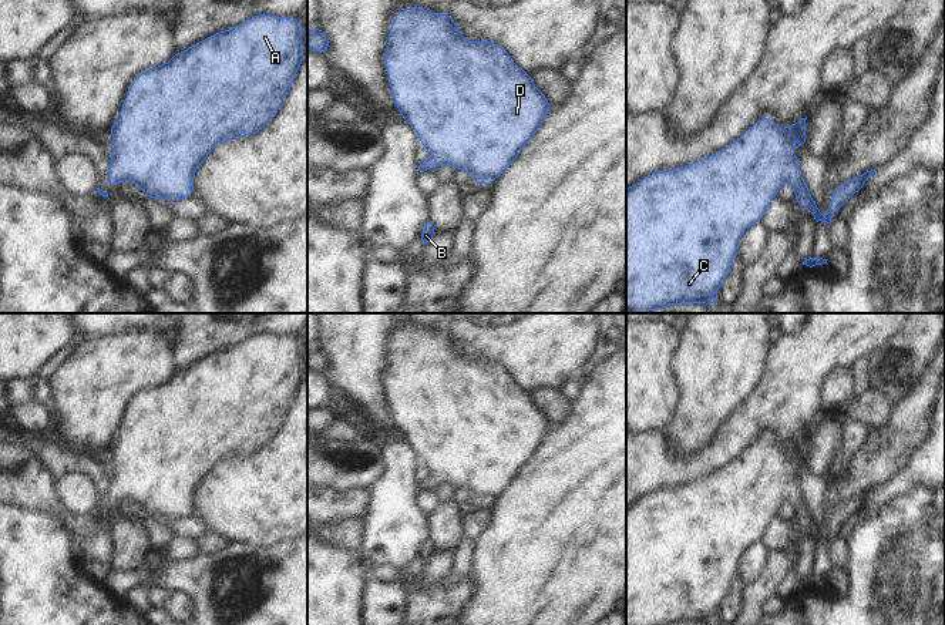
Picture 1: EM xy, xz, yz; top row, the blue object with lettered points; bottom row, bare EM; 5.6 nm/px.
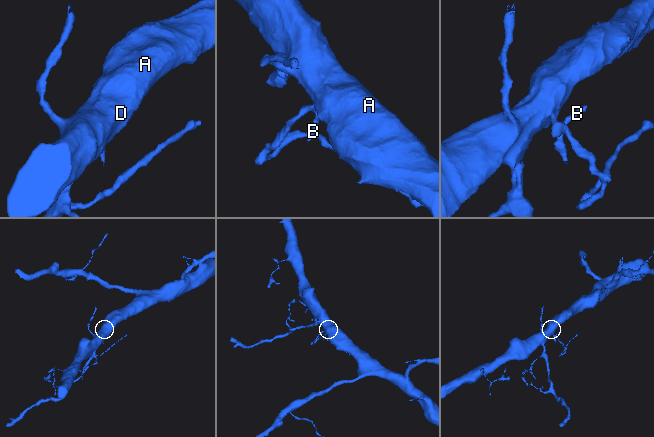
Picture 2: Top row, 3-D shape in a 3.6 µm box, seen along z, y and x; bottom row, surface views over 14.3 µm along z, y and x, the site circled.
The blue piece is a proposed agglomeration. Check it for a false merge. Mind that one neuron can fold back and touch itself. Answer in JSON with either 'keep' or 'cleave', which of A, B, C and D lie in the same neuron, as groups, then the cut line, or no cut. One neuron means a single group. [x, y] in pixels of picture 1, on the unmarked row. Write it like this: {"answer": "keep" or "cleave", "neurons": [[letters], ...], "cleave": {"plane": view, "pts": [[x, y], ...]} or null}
{"answer": "keep", "neurons": [["A", "B", "C", "D"]], "cleave": null}

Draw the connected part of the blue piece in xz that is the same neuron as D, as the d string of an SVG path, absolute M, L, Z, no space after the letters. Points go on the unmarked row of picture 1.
M423 326L398 330L390 346L384 380L397 429L430 471L430 477L420 483L420 491L451 484L468 490L475 503L490 504L514 481L552 427L534 404L529 392L521 389L508 370L487 359L472 362L464 357L457 342L445 330L434 333Z

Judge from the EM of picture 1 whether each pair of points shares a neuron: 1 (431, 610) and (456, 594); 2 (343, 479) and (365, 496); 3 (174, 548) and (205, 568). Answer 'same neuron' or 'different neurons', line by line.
1: same neuron
2: different neurons
3: different neurons

